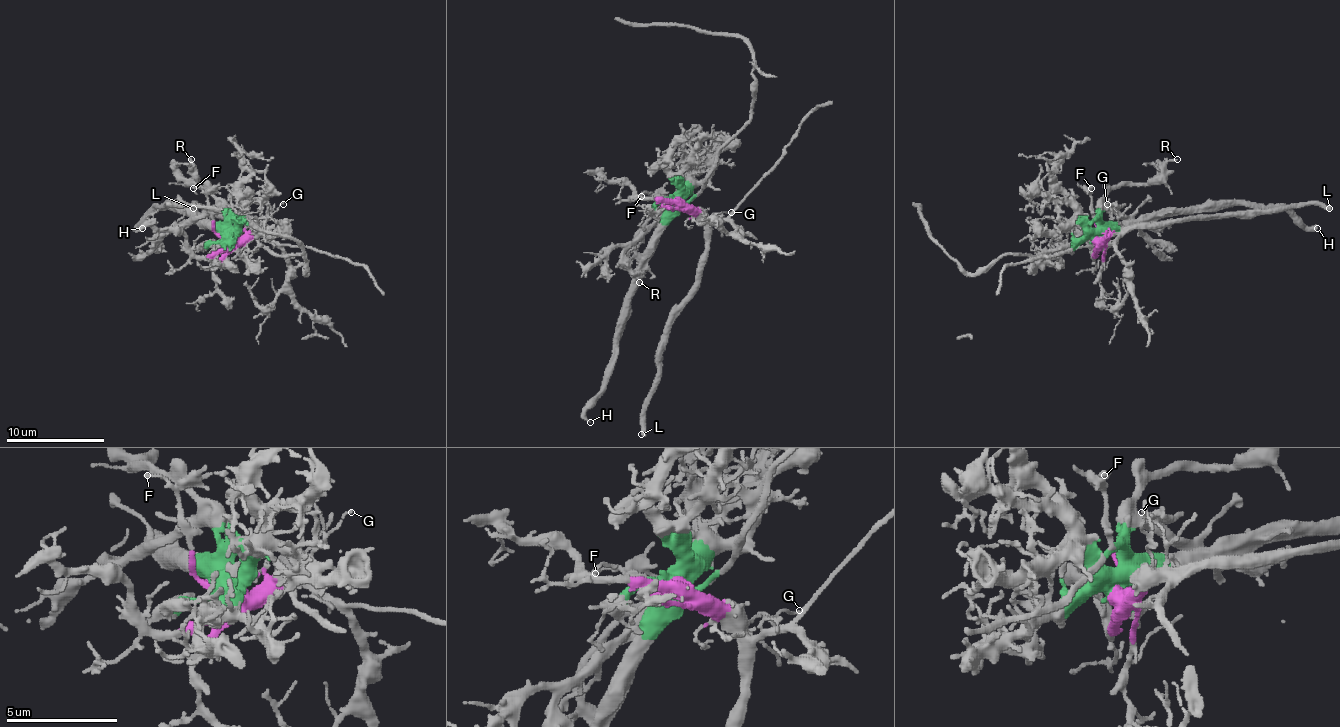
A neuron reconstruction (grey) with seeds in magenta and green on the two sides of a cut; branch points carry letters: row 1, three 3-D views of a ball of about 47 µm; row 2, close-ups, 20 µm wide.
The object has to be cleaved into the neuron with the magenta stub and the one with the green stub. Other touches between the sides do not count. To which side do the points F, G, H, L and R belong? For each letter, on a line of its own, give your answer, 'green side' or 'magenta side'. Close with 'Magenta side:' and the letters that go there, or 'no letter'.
F: magenta side
G: magenta side
H: green side
L: magenta side
R: green side
Magenta side: F, G, L

